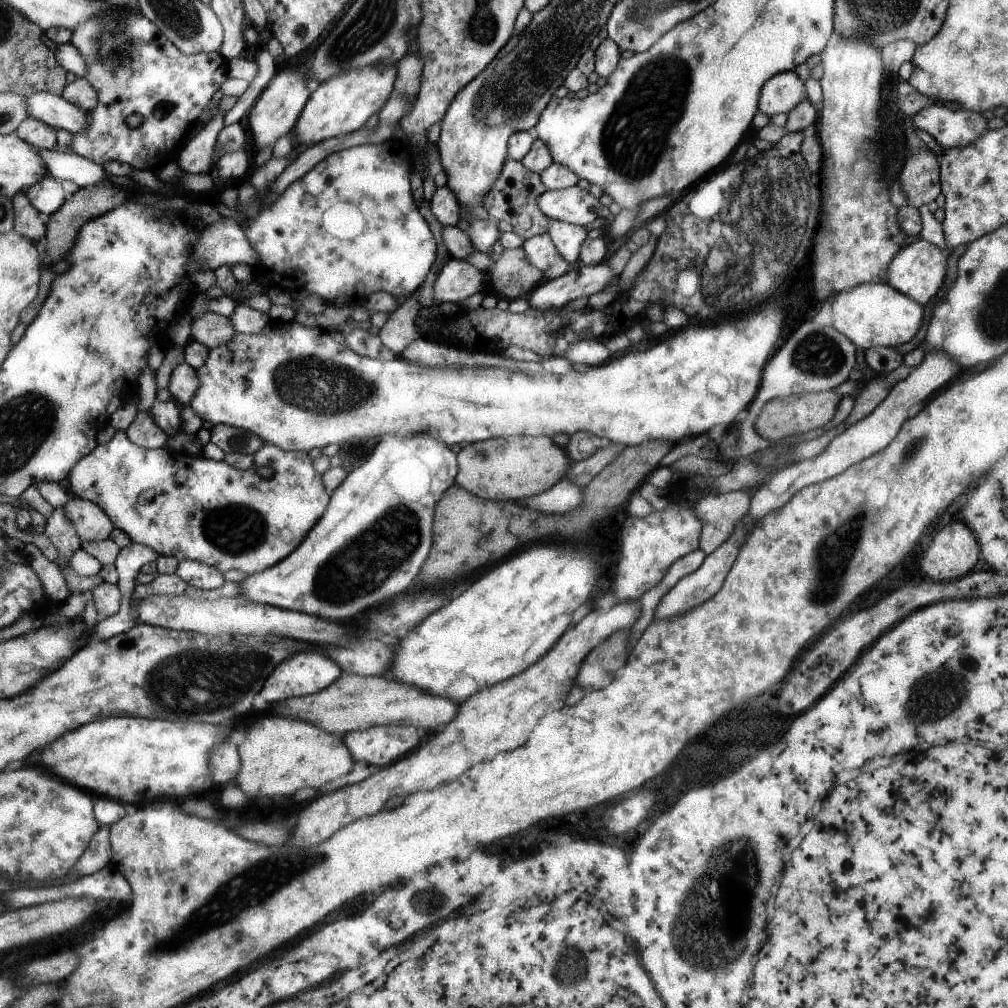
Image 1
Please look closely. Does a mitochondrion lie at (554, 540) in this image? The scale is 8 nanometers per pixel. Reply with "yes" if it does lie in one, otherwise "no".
no

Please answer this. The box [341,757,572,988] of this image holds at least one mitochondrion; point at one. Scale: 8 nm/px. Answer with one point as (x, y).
(428, 900)

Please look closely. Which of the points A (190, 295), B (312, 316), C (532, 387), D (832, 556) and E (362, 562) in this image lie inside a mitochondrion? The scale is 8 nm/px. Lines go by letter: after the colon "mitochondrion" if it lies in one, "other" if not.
A: other
B: other
C: other
D: mitochondrion
E: mitochondrion

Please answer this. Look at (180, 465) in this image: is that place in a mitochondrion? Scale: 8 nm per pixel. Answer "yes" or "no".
no

